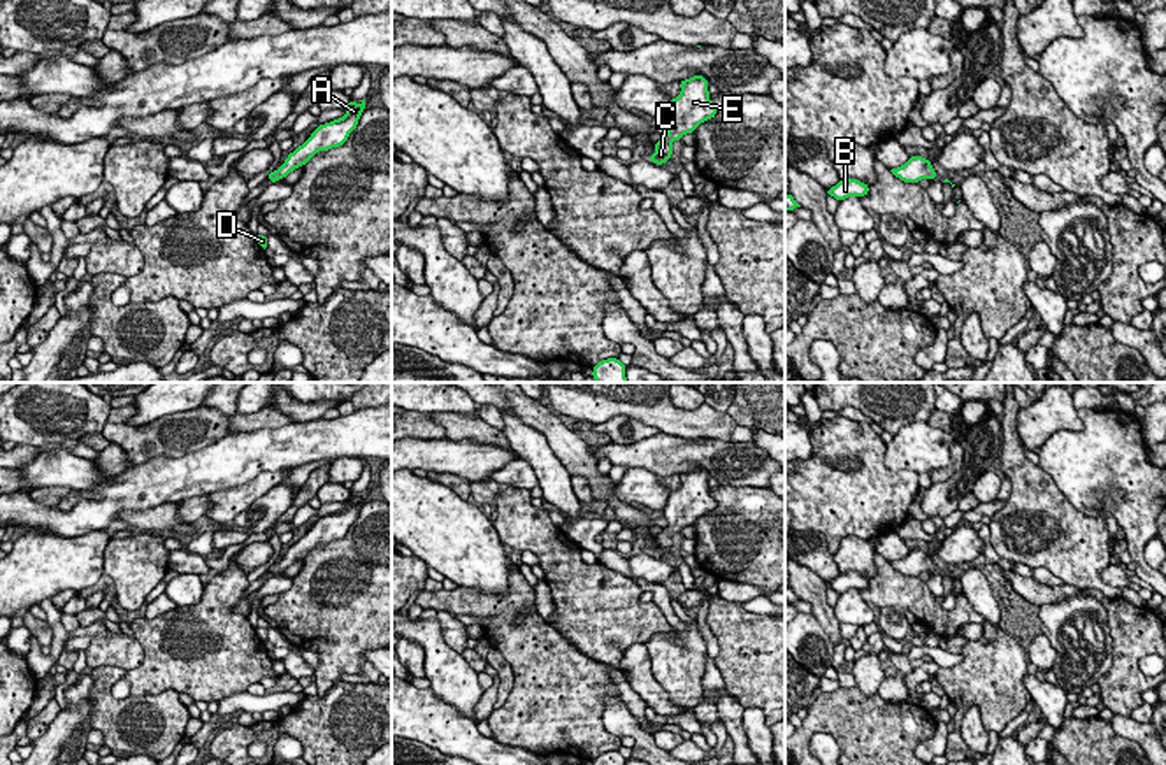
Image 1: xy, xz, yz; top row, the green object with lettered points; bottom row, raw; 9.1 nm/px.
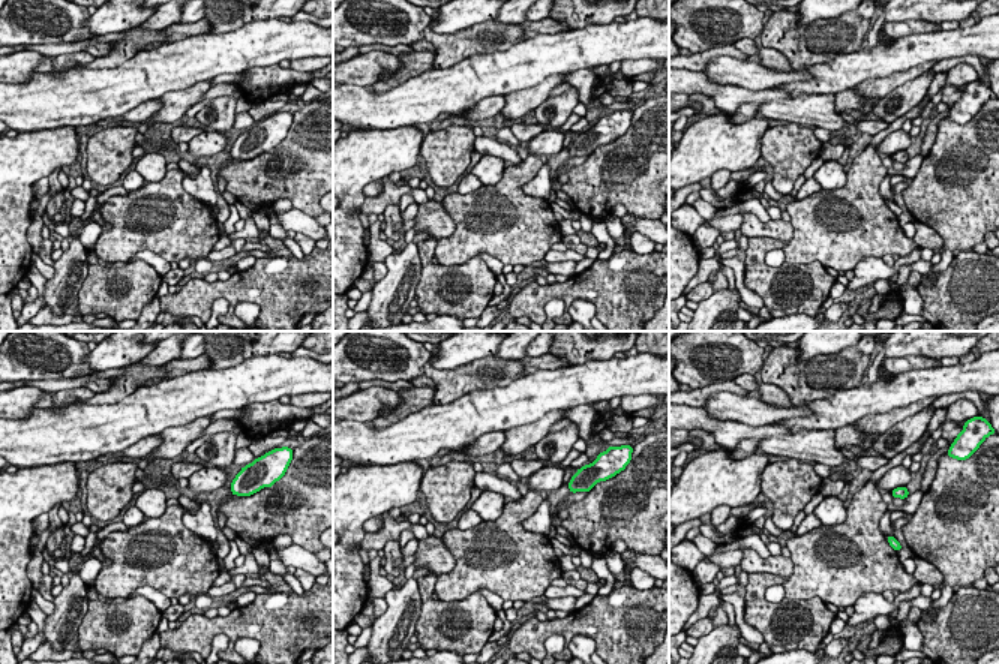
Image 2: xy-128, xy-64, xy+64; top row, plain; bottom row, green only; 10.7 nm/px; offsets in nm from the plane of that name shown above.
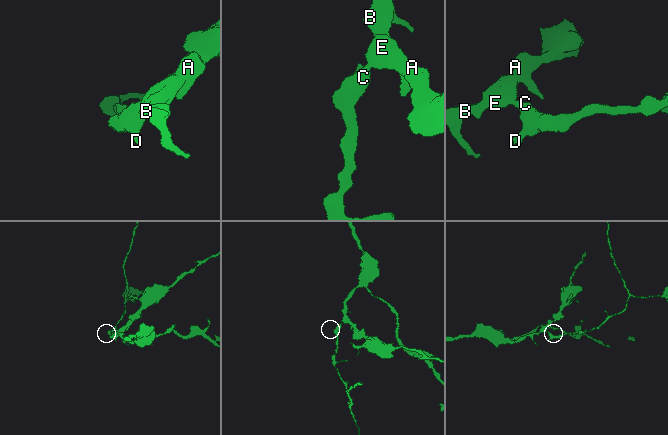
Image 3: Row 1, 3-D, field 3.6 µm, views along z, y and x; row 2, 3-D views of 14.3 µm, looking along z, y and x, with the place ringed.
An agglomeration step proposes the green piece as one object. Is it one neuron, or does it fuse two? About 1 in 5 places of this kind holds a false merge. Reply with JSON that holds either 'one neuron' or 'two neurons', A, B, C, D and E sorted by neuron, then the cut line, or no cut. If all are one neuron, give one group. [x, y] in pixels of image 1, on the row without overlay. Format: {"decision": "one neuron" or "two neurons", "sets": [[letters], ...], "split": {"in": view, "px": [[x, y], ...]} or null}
{"decision": "one neuron", "sets": [["A", "B", "C", "D", "E"]], "split": null}

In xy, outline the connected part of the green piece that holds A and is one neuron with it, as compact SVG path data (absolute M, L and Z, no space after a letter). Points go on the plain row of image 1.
M349 493L346 500L346 509L325 518L318 518L311 530L293 546L290 546L281 561L270 565L267 572L270 576L277 576L279 572L284 572L290 565L293 565L297 560L304 560L316 546L346 537L349 526L356 521L362 505L367 502L365 493L360 495L362 497L358 498L356 495Z

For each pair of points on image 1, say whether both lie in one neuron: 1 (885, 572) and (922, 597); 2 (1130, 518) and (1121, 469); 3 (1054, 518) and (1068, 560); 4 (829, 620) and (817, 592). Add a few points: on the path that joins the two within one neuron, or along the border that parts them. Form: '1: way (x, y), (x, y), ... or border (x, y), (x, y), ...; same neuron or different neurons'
1: way (894, 581), (914, 595); same neuron
2: way (1133, 506), (1133, 492), (1122, 481); same neuron
3: way (1054, 529), (1068, 550); same neuron
4: way (824, 613), (817, 599); same neuron

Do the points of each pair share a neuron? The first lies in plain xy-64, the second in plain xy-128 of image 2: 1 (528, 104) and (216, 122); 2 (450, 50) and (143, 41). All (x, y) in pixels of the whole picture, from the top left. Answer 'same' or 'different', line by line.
1: different
2: same

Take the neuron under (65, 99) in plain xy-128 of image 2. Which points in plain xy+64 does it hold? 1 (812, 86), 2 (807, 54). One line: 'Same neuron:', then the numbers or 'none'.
Same neuron: 1

